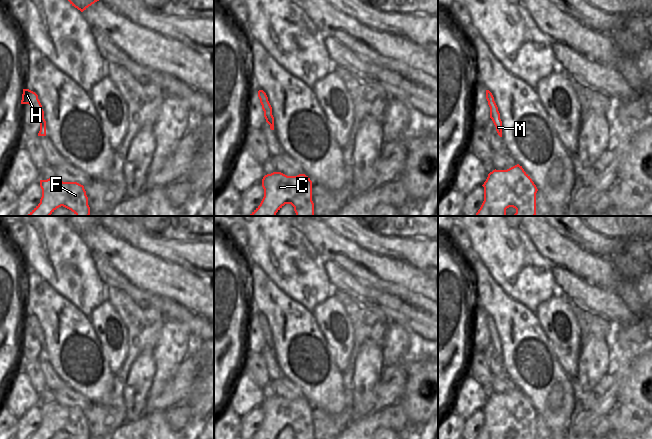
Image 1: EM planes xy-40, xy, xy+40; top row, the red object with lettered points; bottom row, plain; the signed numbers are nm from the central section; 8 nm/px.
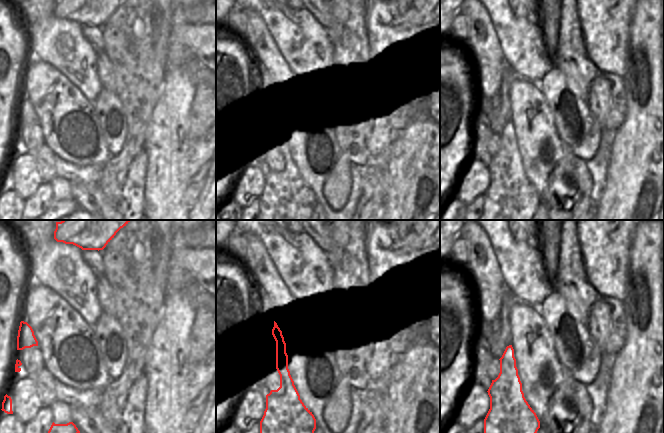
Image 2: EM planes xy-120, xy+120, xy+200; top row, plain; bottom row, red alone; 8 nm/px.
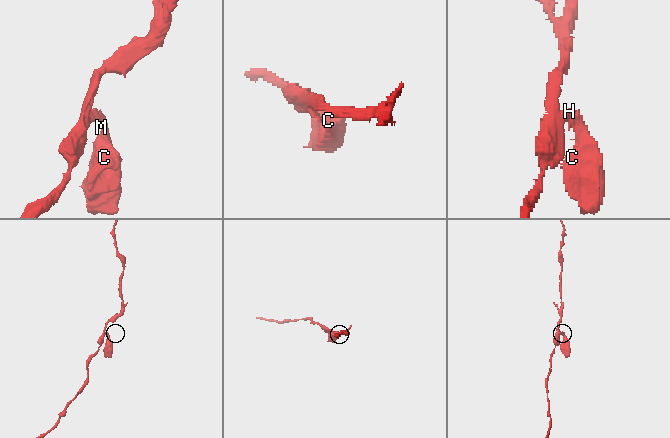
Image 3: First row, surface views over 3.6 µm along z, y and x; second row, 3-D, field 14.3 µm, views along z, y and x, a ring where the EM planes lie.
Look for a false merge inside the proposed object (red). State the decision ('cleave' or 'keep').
keep

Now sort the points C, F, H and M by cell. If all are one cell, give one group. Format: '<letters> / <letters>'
C F H M

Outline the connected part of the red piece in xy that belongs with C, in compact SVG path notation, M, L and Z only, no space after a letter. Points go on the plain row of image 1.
M273 396L263 401L262 411L264 421L260 429L250 439L276 439L285 428L291 428L296 439L314 439L312 405L305 398L287 400L281 396Z

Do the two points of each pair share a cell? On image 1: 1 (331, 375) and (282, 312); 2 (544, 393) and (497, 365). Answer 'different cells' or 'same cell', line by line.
1: same cell
2: different cells

